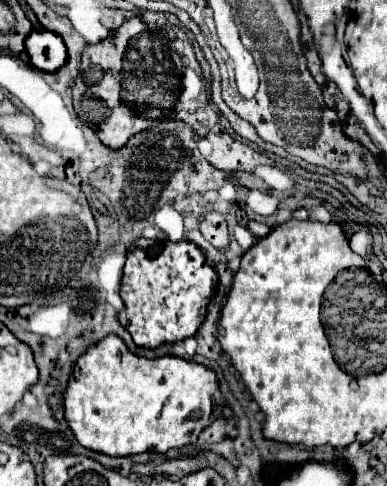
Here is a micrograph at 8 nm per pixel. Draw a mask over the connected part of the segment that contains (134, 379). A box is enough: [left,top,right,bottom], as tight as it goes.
[65,334,223,456]

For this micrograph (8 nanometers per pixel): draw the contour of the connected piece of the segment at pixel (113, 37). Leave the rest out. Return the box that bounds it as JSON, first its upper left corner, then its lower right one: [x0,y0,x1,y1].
[73,18,183,150]

